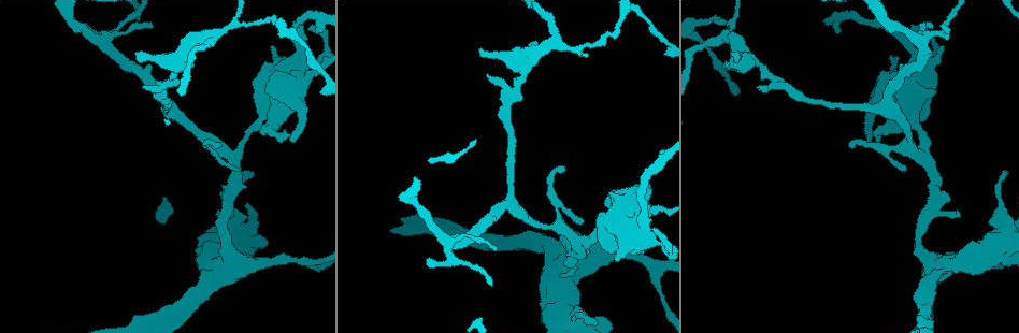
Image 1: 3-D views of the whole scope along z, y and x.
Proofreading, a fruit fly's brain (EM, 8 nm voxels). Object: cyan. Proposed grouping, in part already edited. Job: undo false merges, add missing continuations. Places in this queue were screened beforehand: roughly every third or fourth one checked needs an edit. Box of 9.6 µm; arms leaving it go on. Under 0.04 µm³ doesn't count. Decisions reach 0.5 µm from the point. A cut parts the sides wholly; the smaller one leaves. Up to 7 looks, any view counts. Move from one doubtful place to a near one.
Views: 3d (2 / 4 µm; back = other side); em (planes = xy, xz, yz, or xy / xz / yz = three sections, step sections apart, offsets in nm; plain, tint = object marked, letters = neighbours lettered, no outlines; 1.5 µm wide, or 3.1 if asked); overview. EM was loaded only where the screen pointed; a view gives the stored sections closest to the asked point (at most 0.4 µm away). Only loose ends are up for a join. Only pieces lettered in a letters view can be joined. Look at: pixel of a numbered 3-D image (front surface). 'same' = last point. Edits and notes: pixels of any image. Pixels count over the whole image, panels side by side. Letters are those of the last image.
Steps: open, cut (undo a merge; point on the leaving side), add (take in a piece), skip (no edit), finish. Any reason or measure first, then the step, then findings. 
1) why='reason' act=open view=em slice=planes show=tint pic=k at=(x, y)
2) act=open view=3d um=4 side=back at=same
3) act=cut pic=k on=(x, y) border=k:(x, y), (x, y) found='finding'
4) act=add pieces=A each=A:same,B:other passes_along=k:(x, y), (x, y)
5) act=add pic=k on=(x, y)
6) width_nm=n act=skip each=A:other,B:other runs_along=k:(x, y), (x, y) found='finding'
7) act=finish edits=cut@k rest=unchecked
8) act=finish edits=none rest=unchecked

why='free end' act=open view=em slice=planes show=letters pic=1 at=(931, 26)

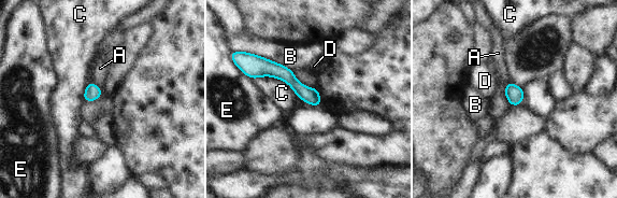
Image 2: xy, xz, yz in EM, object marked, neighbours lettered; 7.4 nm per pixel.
act=skip each=A:other,B:other,C:other,D:other,E:other runs_along=2:(254, 62), (284, 73), (317, 102) found='none of them fits'

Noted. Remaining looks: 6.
why='branch stops here' act=open view=3d um=4 pic=1 at=(661, 156)

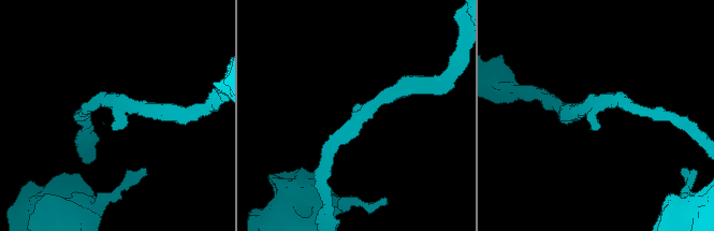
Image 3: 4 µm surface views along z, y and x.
act=open view=em slice=planes show=letters pic=3 at=(112, 127)

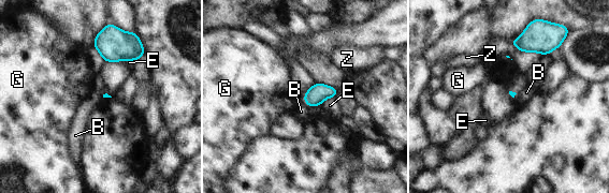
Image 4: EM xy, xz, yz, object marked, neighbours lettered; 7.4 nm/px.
longest_contact=E:130nm act=skip each=B:other,E:other,G:other,Z:other found='none of them fits'

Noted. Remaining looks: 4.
why='an open end' act=open view=3d um=2 pic=1 at=(537, 42)

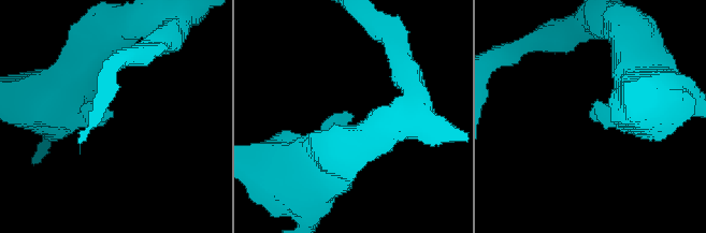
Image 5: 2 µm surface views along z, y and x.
why='shape alone is not enough' act=open view=em slice=planes show=letters pic=5 at=(592, 111)

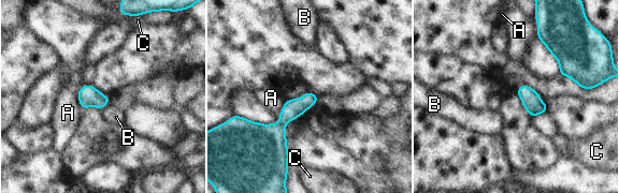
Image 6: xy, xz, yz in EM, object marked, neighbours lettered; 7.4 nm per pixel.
width_nm=130 act=skip each=A:other,B:other,C:other border=6:(109, 102), (102, 107) found='no lettered piece goes on from it'

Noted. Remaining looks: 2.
act=finish edits=none rest=unchecked

